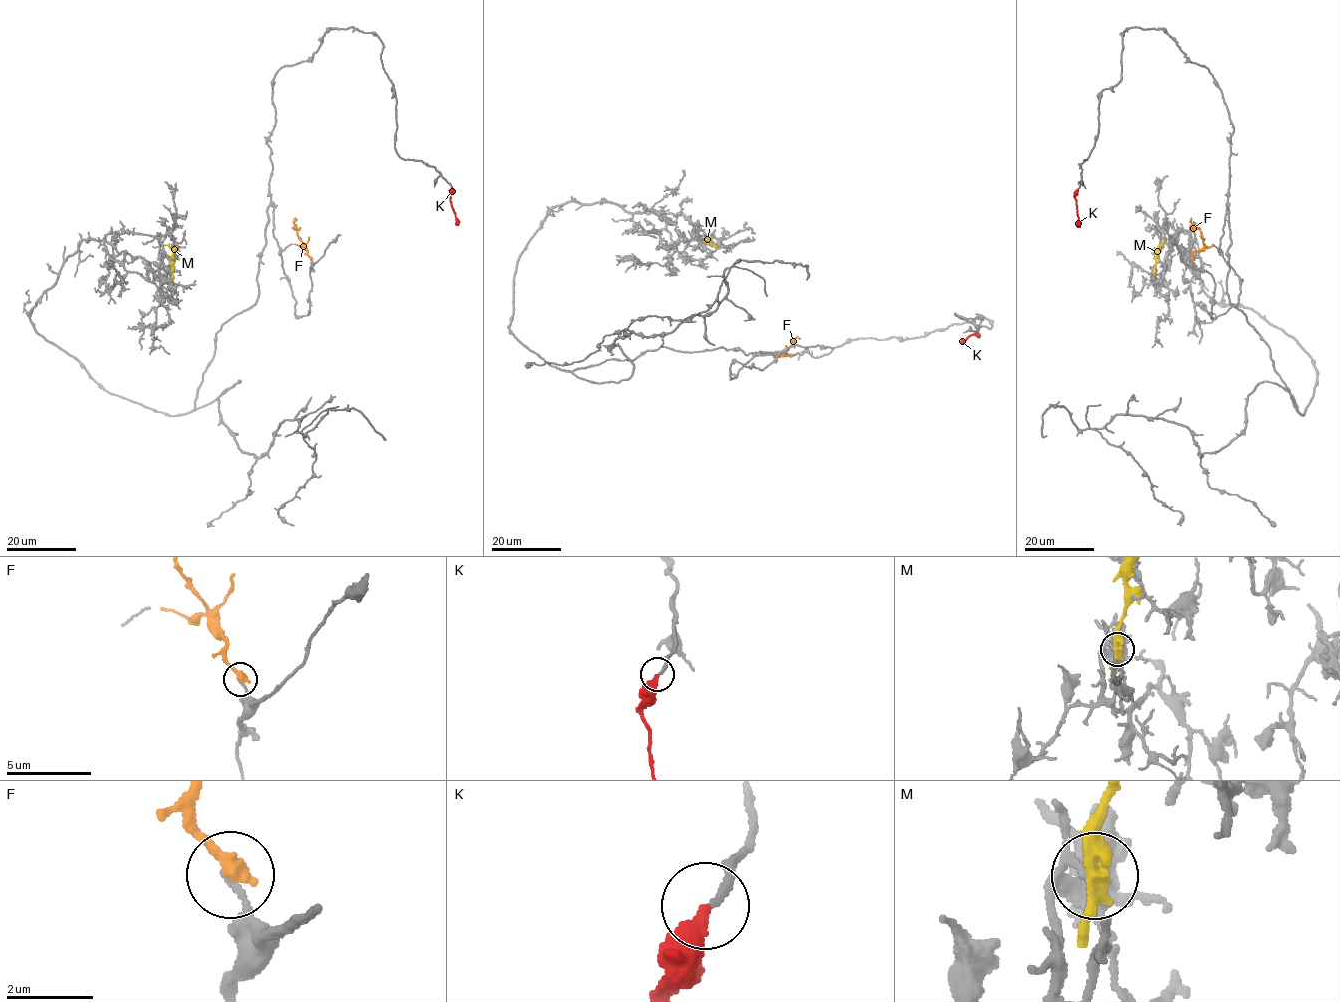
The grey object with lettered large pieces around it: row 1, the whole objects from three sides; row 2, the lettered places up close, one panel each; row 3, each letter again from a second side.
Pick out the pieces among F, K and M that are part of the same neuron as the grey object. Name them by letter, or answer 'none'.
K

